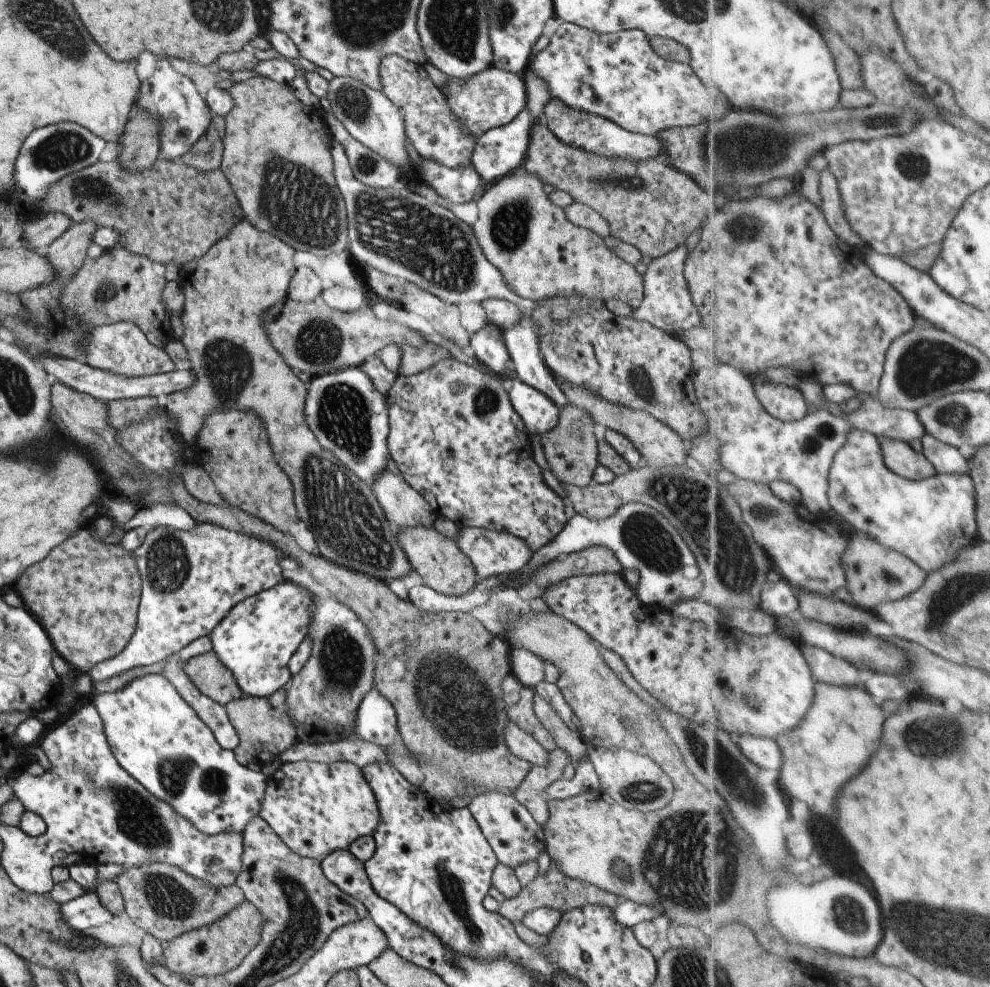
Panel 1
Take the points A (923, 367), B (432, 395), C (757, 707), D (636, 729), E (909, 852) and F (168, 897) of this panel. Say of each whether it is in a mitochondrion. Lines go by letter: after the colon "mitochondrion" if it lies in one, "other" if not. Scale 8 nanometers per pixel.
A: mitochondrion
B: other
C: mitochondrion
D: mitochondrion
E: other
F: mitochondrion

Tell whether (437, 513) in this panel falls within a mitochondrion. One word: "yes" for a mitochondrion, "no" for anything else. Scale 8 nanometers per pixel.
no

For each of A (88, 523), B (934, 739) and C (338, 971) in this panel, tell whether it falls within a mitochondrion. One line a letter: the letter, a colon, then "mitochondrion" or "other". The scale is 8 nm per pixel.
A: other
B: mitochondrion
C: other

